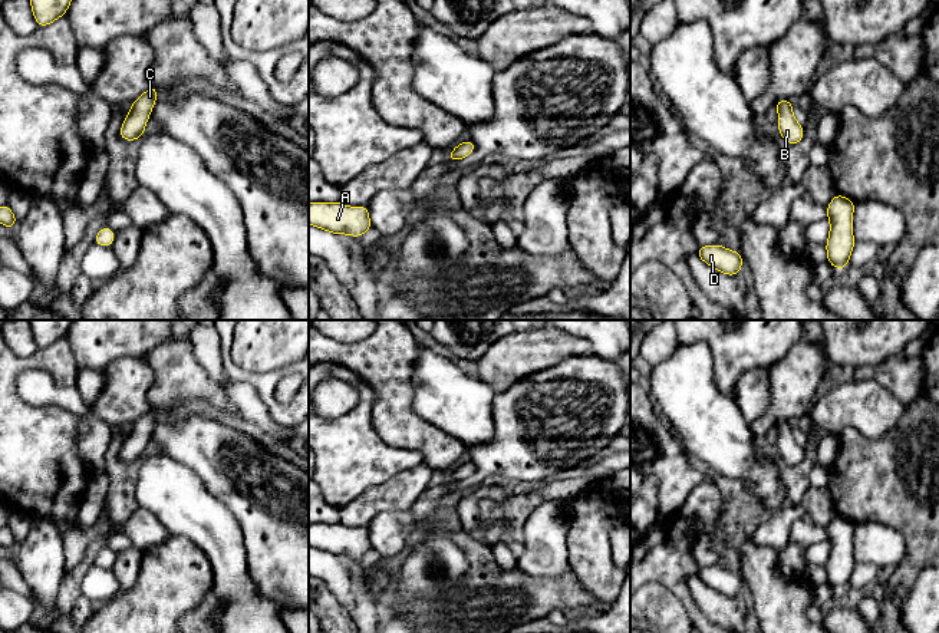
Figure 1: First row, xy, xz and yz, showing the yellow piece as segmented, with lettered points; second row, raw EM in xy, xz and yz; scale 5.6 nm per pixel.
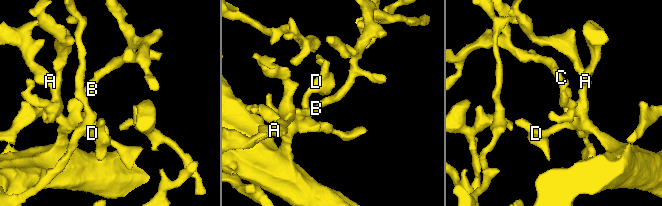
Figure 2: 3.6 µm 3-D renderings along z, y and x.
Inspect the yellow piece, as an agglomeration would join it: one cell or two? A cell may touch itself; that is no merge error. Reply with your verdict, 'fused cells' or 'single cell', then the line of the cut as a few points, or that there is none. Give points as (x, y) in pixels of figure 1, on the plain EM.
single cell; cut none

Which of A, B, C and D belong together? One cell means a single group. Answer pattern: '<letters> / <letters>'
A B C D

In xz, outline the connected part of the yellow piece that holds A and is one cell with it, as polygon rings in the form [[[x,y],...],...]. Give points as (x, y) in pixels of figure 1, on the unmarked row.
[[[309,524],[309,545],[358,560],[372,551],[366,527],[347,528],[342,524]]]

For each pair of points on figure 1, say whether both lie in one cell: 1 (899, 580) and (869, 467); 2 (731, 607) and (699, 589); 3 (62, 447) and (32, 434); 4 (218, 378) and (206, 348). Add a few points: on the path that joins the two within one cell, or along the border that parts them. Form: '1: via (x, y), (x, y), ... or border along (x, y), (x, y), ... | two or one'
1: via (913, 551), (913, 511), (898, 495) | one
2: via (724, 607), (718, 607), (707, 596) | one
3: via (55, 447), (45, 447), (39, 441) | one
4: via (214, 371), (208, 355) | one

